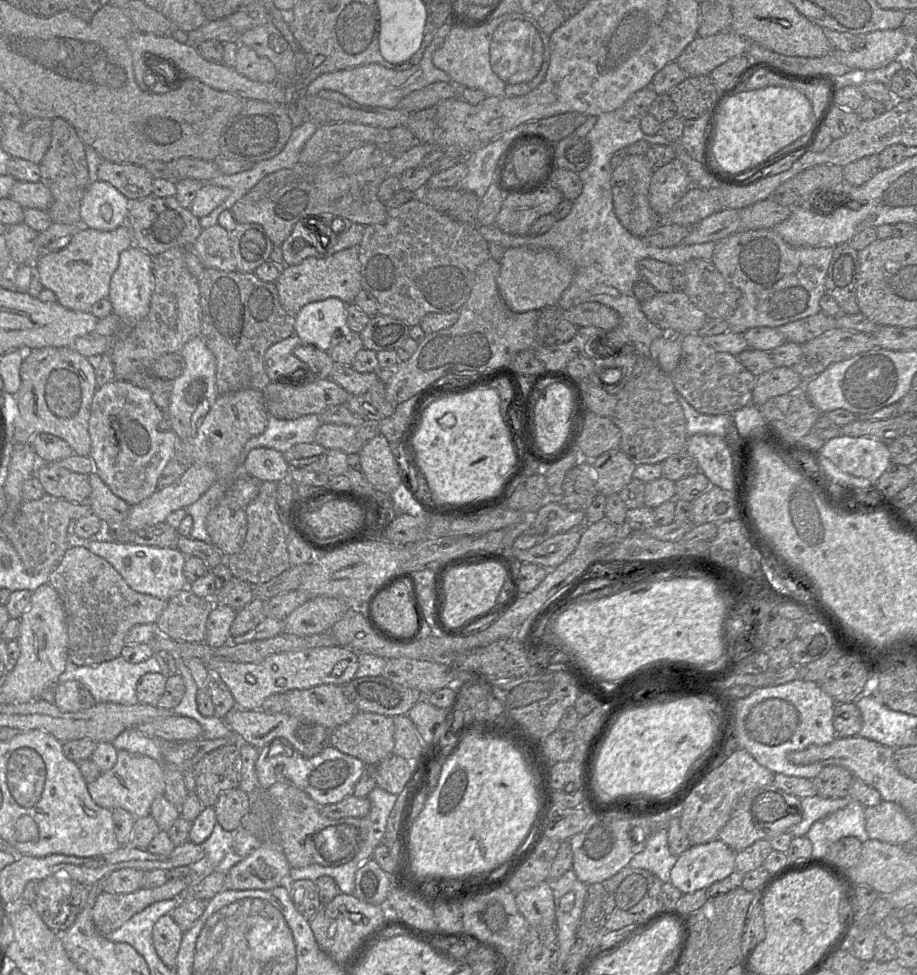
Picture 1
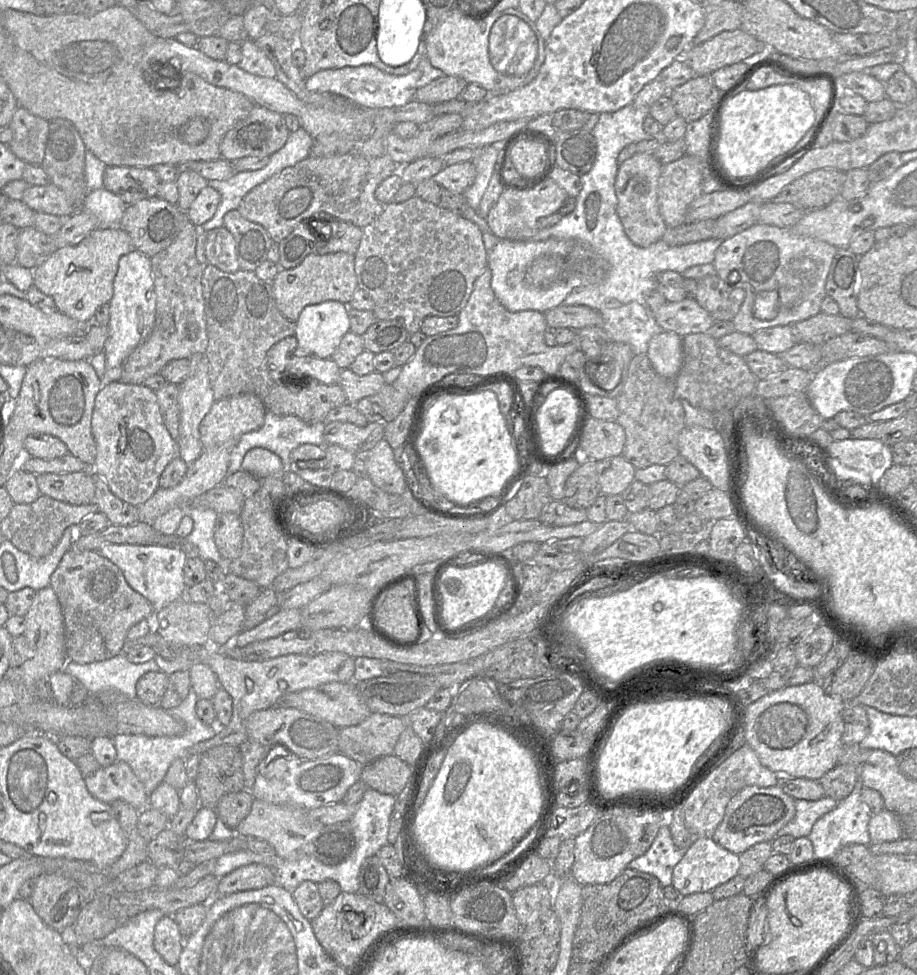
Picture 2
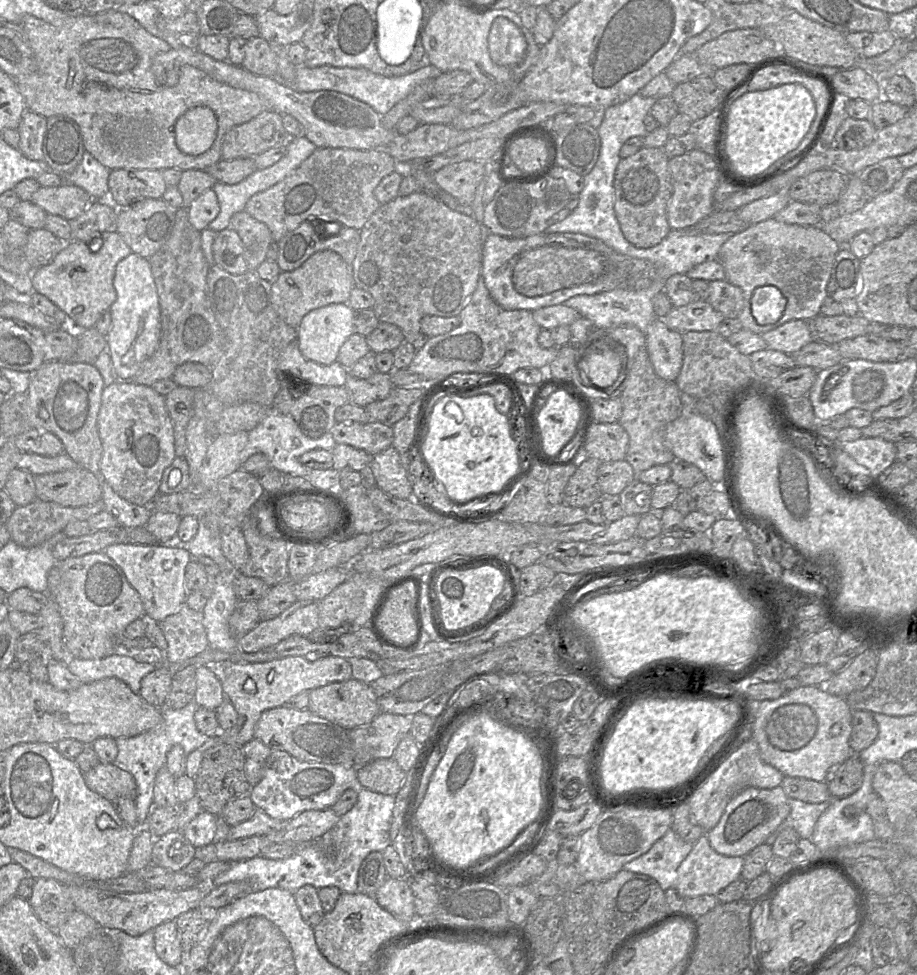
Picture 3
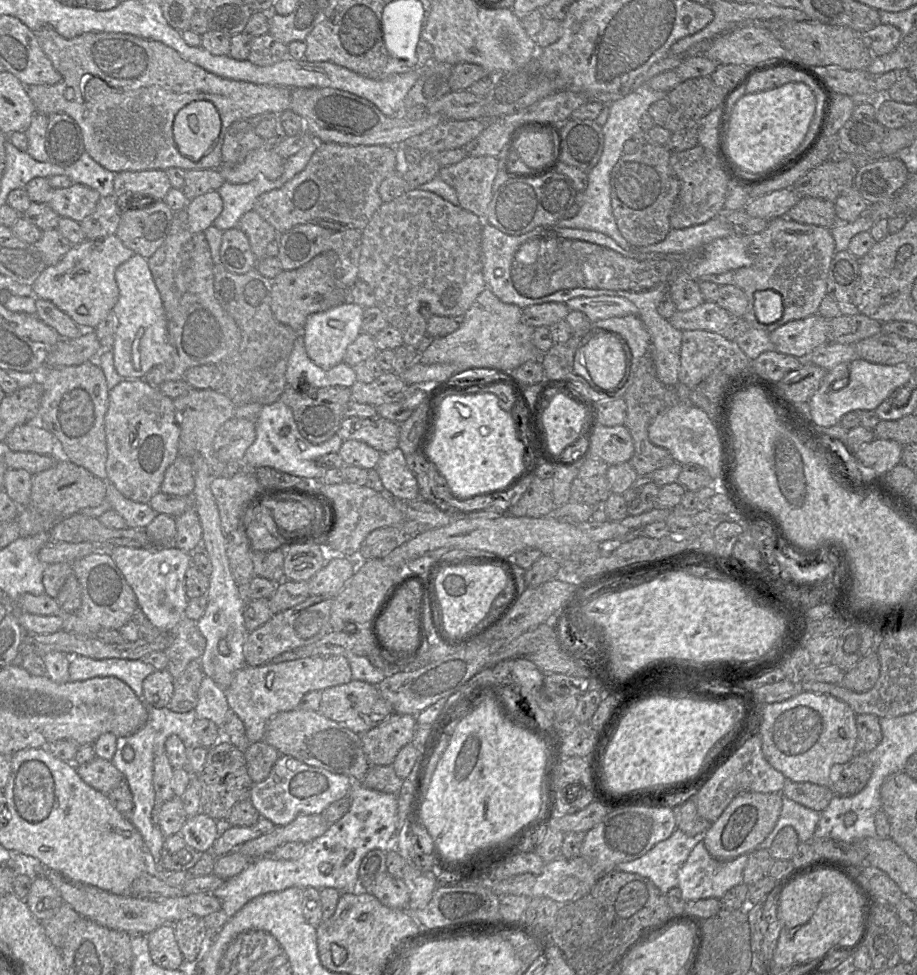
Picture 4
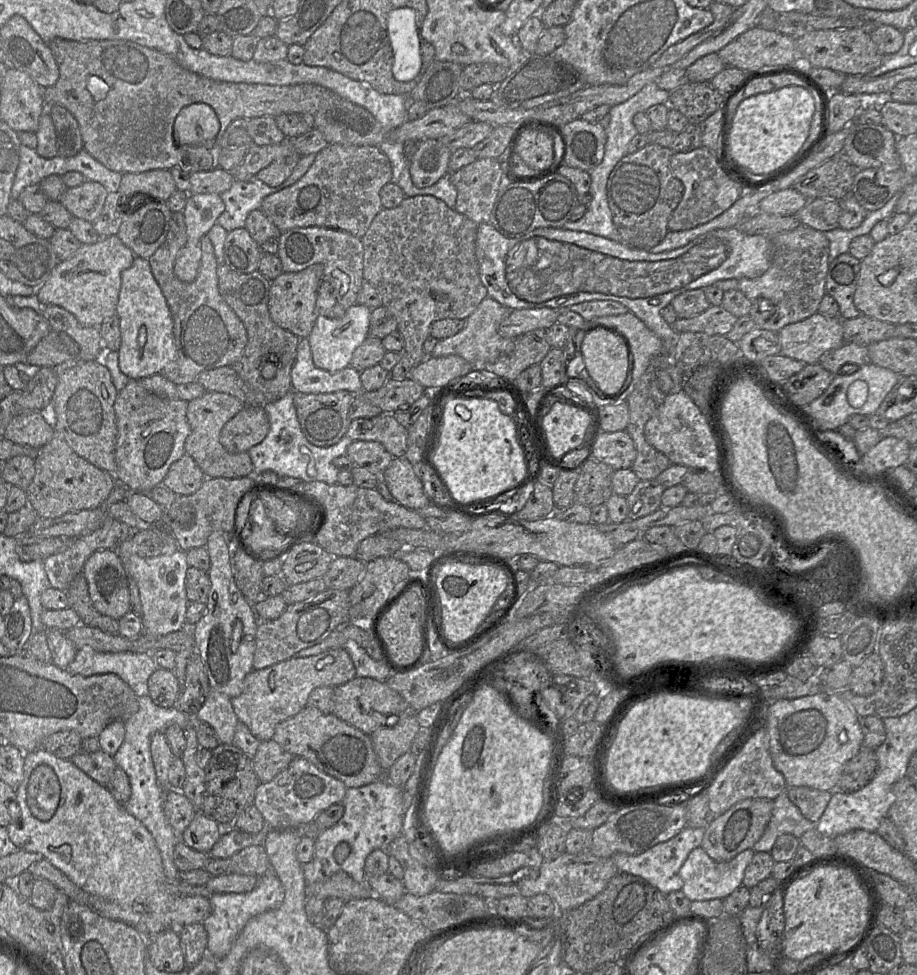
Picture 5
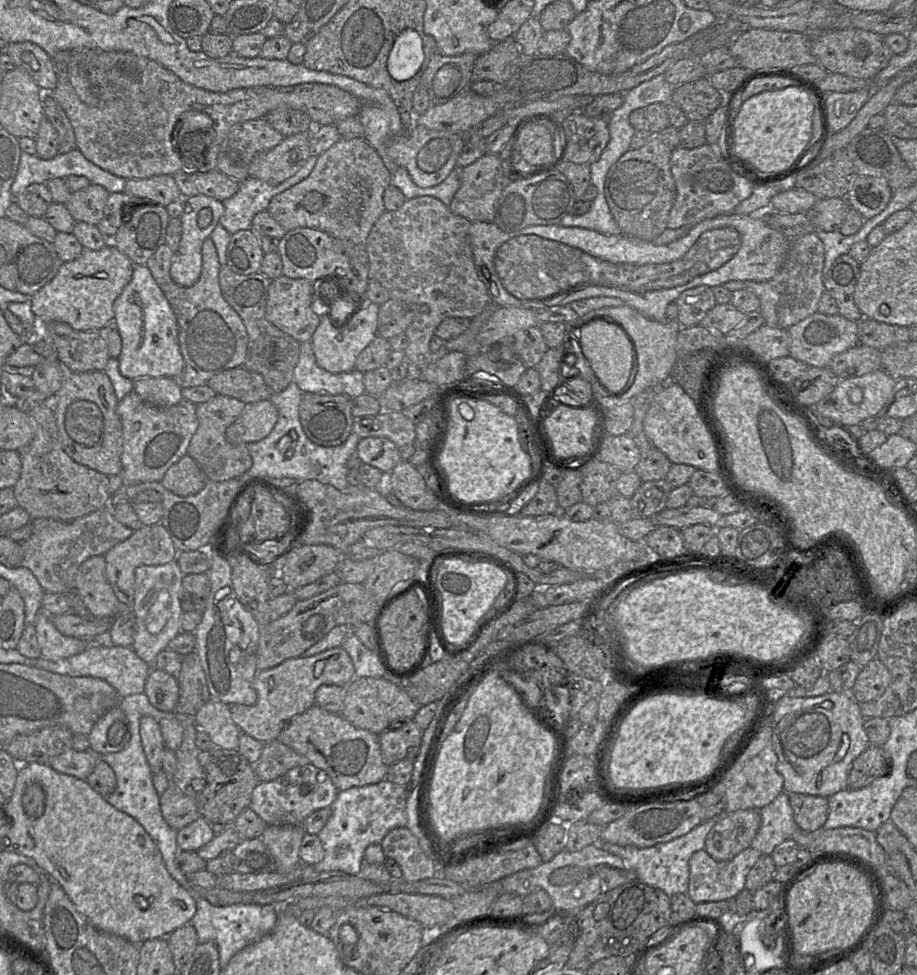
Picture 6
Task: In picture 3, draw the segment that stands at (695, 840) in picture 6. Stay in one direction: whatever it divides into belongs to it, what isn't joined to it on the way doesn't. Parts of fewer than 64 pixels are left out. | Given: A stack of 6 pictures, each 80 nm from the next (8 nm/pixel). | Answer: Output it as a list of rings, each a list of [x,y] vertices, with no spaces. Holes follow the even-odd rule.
[[[670,828],[646,853],[624,864],[623,869],[650,876],[666,891],[676,887],[678,867],[694,843],[684,841]]]

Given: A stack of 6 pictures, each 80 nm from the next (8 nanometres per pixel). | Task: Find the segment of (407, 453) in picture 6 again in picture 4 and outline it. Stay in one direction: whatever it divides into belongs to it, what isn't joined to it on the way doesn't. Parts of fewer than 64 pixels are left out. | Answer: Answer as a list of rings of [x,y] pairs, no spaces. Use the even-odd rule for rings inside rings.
[[[380,416],[365,419],[349,417],[342,420],[336,434],[343,440],[359,440],[380,452],[389,452],[398,447],[400,432],[399,424],[400,423],[390,421]]]

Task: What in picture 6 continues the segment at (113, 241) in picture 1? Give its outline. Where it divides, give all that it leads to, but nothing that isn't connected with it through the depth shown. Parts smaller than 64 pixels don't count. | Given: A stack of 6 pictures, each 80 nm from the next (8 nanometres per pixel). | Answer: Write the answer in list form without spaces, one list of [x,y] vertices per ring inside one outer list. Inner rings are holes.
[[[112,243],[107,245],[101,250],[91,250],[91,249],[85,249],[80,254],[80,256],[72,261],[64,262],[56,276],[47,283],[44,287],[42,287],[36,294],[34,294],[31,298],[31,309],[35,317],[37,318],[37,323],[39,325],[39,333],[41,332],[41,325],[48,324],[50,322],[64,322],[67,323],[69,326],[71,326],[73,329],[77,331],[99,331],[105,326],[107,326],[109,323],[115,320],[115,314],[116,314],[116,304],[121,297],[122,293],[124,292],[126,286],[131,281],[133,272],[134,272],[135,265],[132,263],[132,261],[129,259],[128,256],[126,256],[124,253],[122,253],[115,245]]]

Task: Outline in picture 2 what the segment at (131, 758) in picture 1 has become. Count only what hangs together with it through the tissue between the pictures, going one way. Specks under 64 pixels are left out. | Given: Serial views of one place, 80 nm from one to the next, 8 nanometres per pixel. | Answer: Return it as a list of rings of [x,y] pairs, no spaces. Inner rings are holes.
[[[125,762],[99,768],[94,775],[85,778],[85,783],[90,794],[101,802],[111,804],[123,800],[139,811],[149,807],[144,785]]]

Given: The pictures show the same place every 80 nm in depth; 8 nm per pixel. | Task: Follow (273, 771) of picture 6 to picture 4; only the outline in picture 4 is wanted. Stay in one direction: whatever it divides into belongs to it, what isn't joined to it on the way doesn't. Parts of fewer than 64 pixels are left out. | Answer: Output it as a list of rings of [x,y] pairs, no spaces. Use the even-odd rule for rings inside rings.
[[[263,740],[250,743],[244,750],[248,774],[256,784],[265,780],[280,757],[280,753],[273,746]]]

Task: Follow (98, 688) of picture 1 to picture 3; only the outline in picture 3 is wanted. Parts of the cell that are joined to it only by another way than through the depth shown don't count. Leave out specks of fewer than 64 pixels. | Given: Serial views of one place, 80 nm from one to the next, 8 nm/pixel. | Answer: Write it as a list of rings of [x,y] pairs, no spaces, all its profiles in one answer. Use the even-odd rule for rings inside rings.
[[[113,654],[95,660],[69,658],[67,666],[82,684],[115,678],[127,684],[139,695],[143,677],[160,665],[137,662],[132,654]]]

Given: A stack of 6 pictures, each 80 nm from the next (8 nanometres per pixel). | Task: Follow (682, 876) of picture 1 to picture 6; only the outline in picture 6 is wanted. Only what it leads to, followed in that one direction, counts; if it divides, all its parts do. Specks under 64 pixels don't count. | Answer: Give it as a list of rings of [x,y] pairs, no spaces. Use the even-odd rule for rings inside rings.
[[[748,847],[731,860],[717,861],[705,849],[695,852],[689,860],[690,875],[687,895],[696,904],[721,900],[728,901],[745,889],[746,877],[761,855],[762,853],[757,849]]]

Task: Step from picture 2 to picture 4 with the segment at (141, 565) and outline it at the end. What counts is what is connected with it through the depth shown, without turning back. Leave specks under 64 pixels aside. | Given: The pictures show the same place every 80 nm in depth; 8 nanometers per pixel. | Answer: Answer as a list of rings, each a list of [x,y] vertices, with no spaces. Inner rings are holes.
[[[175,545],[163,547],[115,546],[109,548],[109,553],[125,576],[137,598],[138,606],[151,624],[162,633],[171,633],[185,616],[188,603],[185,574],[191,565],[191,553],[184,552]]]

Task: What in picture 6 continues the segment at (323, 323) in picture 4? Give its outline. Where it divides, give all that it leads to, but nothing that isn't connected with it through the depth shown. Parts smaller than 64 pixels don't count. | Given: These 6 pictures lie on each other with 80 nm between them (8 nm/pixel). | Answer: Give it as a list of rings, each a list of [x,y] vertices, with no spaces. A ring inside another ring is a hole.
[[[366,300],[365,304],[354,305],[351,320],[342,326],[333,325],[329,315],[320,316],[319,325],[310,340],[317,364],[331,373],[341,373],[355,369],[357,356],[377,335],[380,305],[369,300]]]

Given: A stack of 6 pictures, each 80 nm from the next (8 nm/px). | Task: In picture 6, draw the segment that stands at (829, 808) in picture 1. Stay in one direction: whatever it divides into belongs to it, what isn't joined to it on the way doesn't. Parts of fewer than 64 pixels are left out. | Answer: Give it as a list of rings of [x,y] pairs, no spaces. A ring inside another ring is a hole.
[[[782,791],[770,804],[760,809],[761,826],[751,842],[754,849],[770,855],[776,846],[792,835],[799,826],[794,819],[787,792]]]

